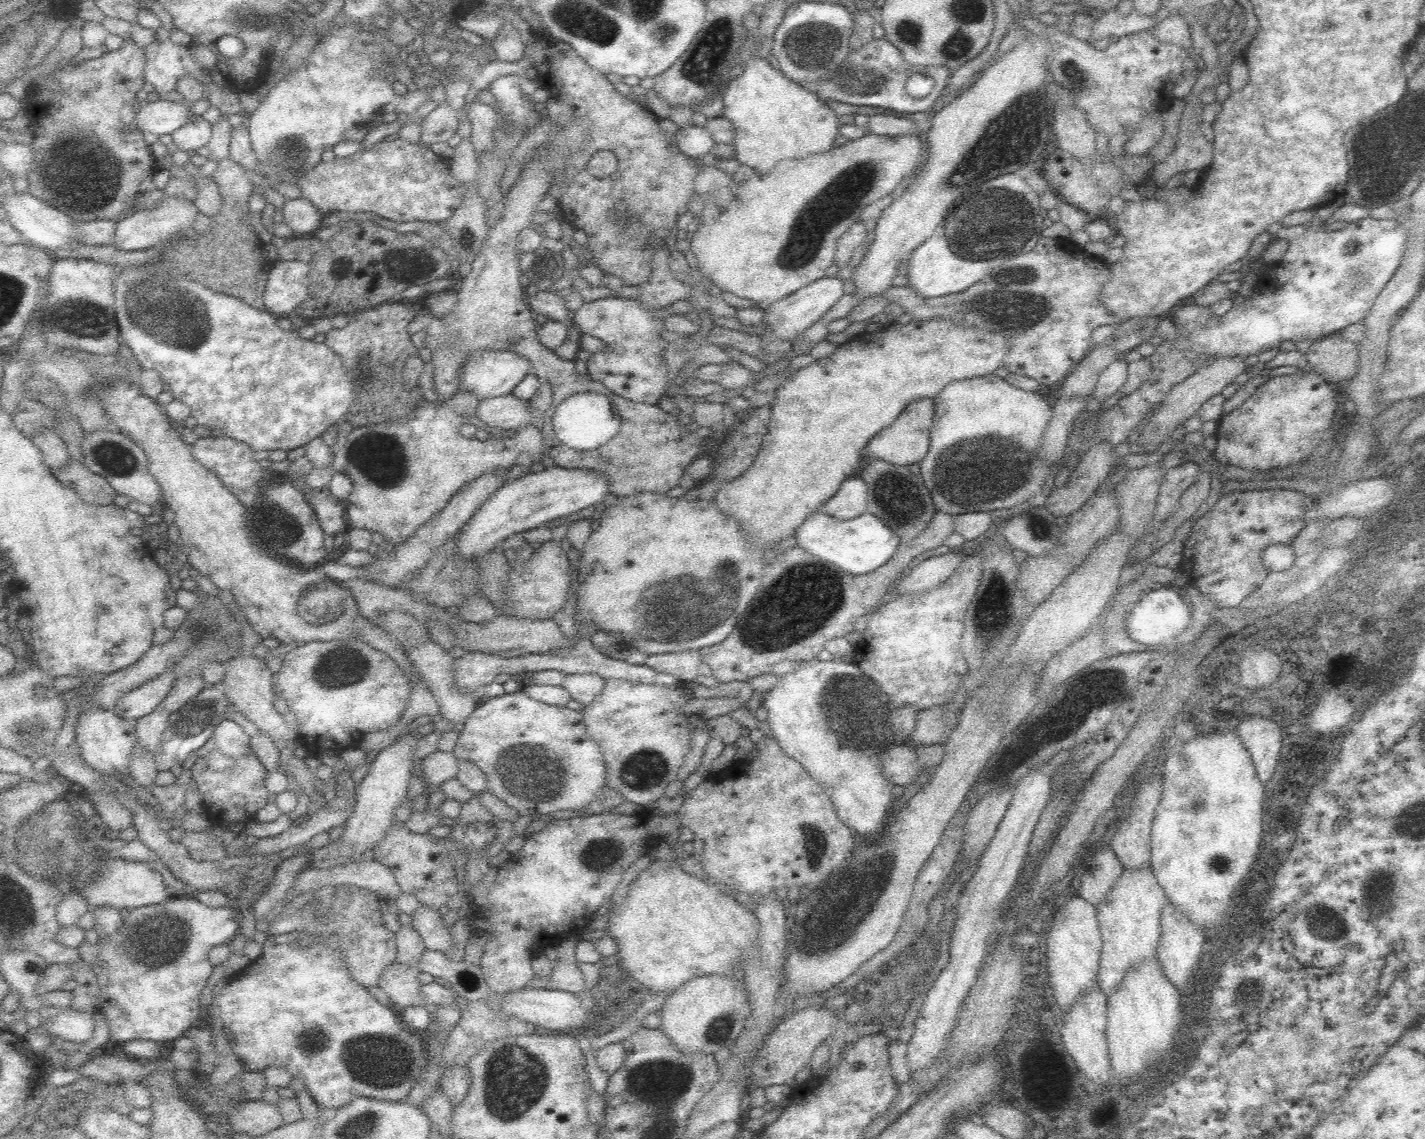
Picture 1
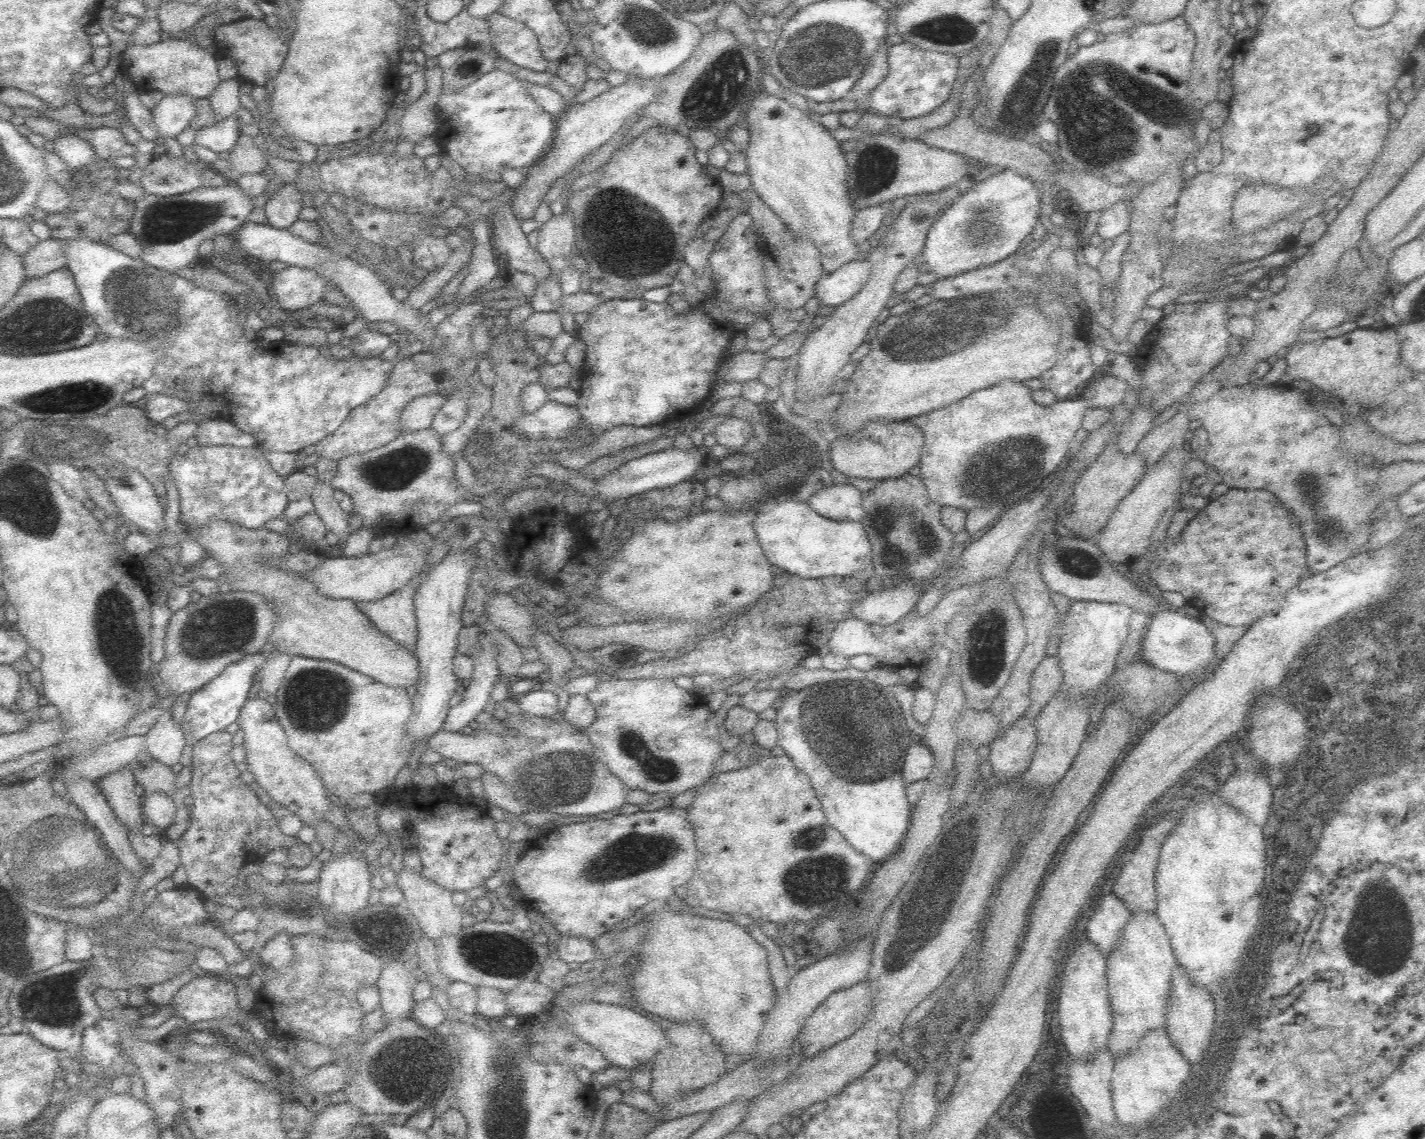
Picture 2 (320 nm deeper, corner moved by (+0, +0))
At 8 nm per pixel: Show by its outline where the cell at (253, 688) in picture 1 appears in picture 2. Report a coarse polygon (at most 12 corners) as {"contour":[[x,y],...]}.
{"contour":[[271,699],[237,720],[245,763],[275,807],[313,829],[334,799],[289,746]]}

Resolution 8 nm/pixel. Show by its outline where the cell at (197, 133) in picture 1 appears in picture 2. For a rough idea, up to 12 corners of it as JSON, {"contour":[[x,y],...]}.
{"contour":[[244,106],[200,129],[196,146],[229,153],[242,130],[256,120]]}

